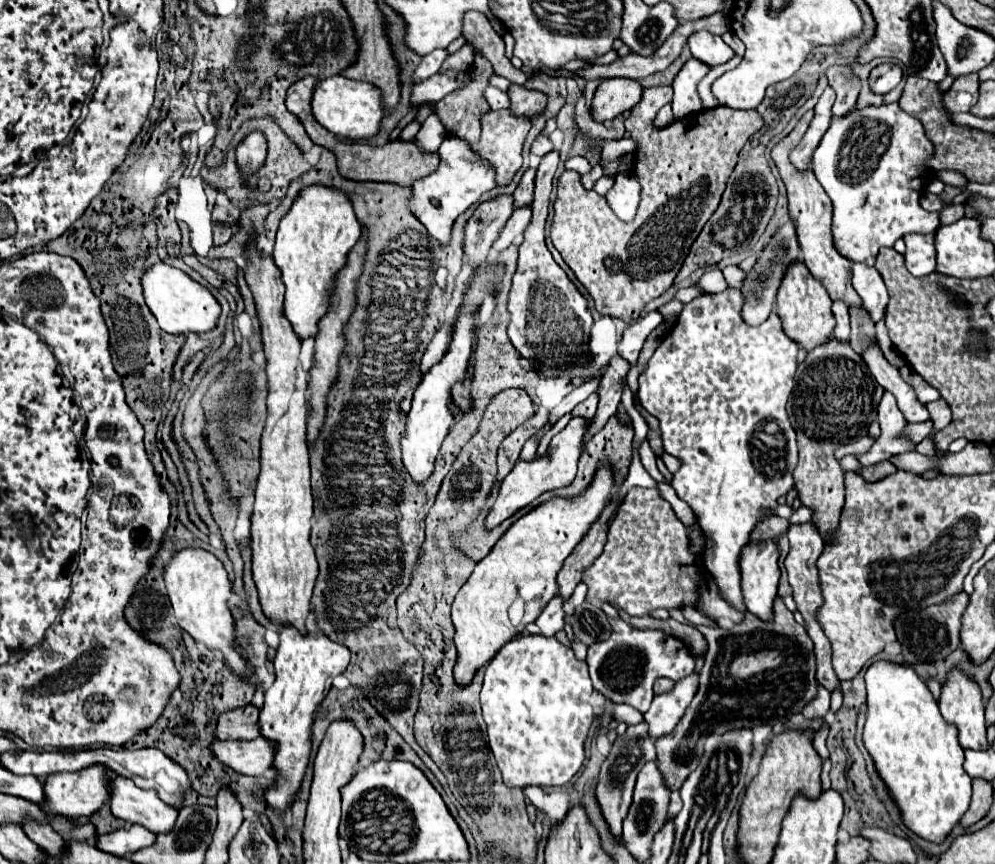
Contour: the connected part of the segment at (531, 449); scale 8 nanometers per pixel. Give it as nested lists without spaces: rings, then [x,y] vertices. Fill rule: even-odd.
[[[552,424],[550,426],[542,426],[532,438],[528,438],[526,440],[526,444],[524,444],[524,448],[522,448],[522,454],[520,454],[520,458],[524,458],[524,460],[530,460],[534,454],[536,454],[536,450],[538,450],[538,444],[540,444],[540,440],[550,432],[550,428],[552,428]]]

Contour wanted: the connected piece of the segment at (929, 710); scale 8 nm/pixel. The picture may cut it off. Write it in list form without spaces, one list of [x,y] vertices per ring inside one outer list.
[[[878,660],[866,670],[866,690],[868,690],[868,710],[866,710],[866,724],[864,724],[864,746],[874,758],[876,770],[880,778],[890,788],[892,798],[896,800],[904,824],[918,836],[942,842],[954,824],[964,816],[970,794],[972,794],[972,778],[964,770],[964,750],[956,738],[956,728],[944,722],[940,714],[938,702],[928,690],[926,682],[916,674],[916,670],[908,664],[898,664],[892,660]]]

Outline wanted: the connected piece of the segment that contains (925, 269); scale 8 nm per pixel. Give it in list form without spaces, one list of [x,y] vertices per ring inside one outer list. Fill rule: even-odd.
[[[906,234],[906,268],[914,276],[926,276],[934,272],[936,266],[936,250],[934,250],[934,234]]]

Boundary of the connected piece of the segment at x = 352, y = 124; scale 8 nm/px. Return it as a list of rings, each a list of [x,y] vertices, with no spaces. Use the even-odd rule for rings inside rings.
[[[332,76],[316,86],[312,96],[312,114],[314,118],[332,134],[348,140],[370,140],[378,136],[380,122],[384,118],[384,104],[380,90],[368,82],[350,80],[344,76]]]

